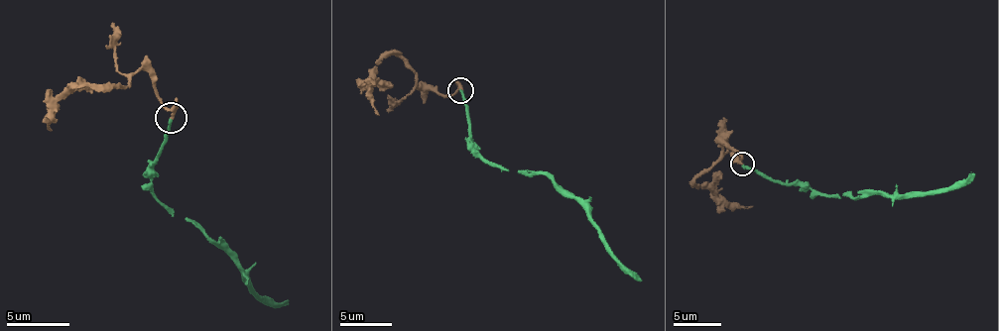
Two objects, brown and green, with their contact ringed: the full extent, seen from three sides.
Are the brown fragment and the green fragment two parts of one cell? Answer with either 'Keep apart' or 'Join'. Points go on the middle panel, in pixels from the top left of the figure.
Join

